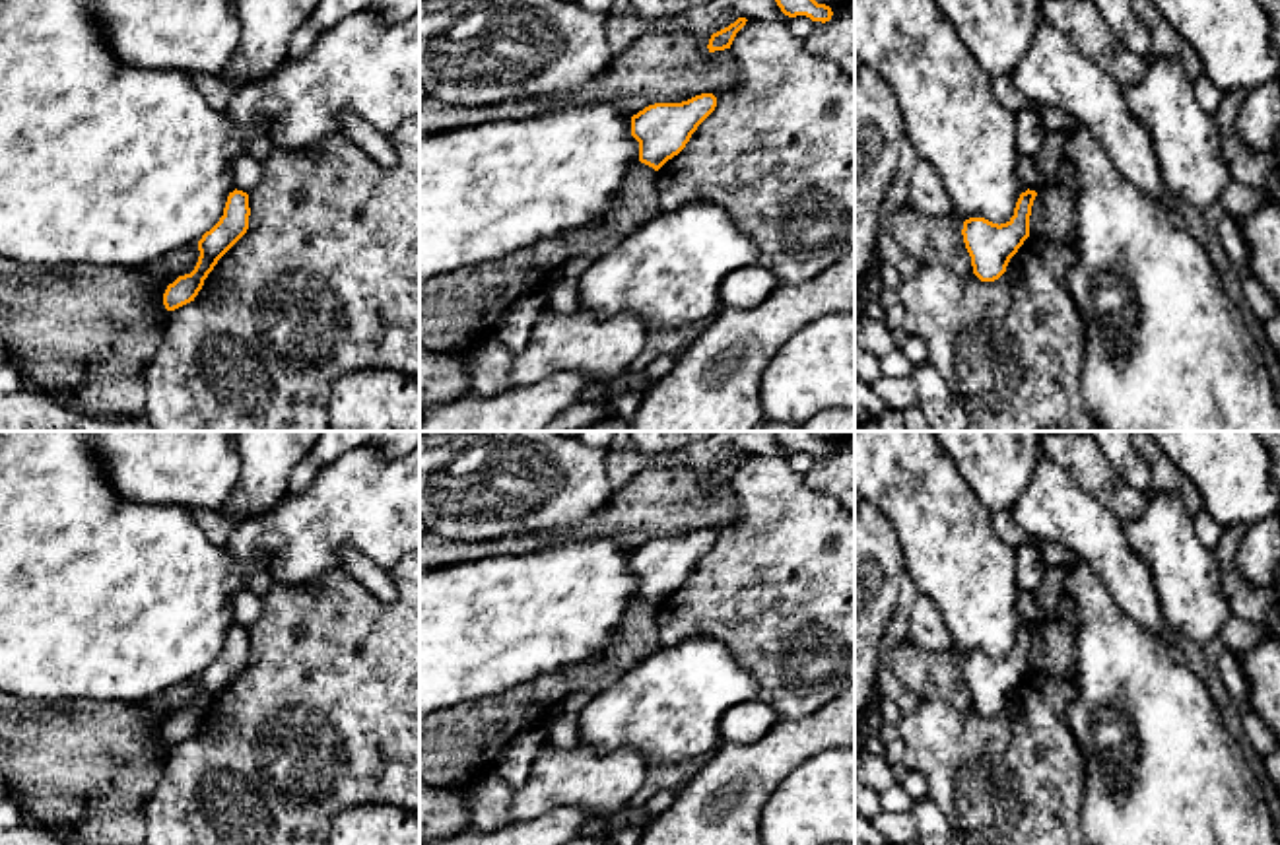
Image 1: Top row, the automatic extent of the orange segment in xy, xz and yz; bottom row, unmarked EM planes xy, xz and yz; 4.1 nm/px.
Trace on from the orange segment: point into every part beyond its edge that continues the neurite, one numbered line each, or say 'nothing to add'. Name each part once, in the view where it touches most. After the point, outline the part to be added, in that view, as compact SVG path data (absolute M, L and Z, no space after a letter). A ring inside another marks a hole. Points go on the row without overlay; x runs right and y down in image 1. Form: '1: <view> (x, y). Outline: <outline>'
nothing to add

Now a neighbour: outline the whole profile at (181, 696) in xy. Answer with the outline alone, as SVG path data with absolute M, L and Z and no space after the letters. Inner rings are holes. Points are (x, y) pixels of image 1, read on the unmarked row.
M192 676L186 682L181 682L163 693L146 699L144 705L150 713L159 713L167 719L173 719L179 711L190 709L198 697L200 686L198 676Z

